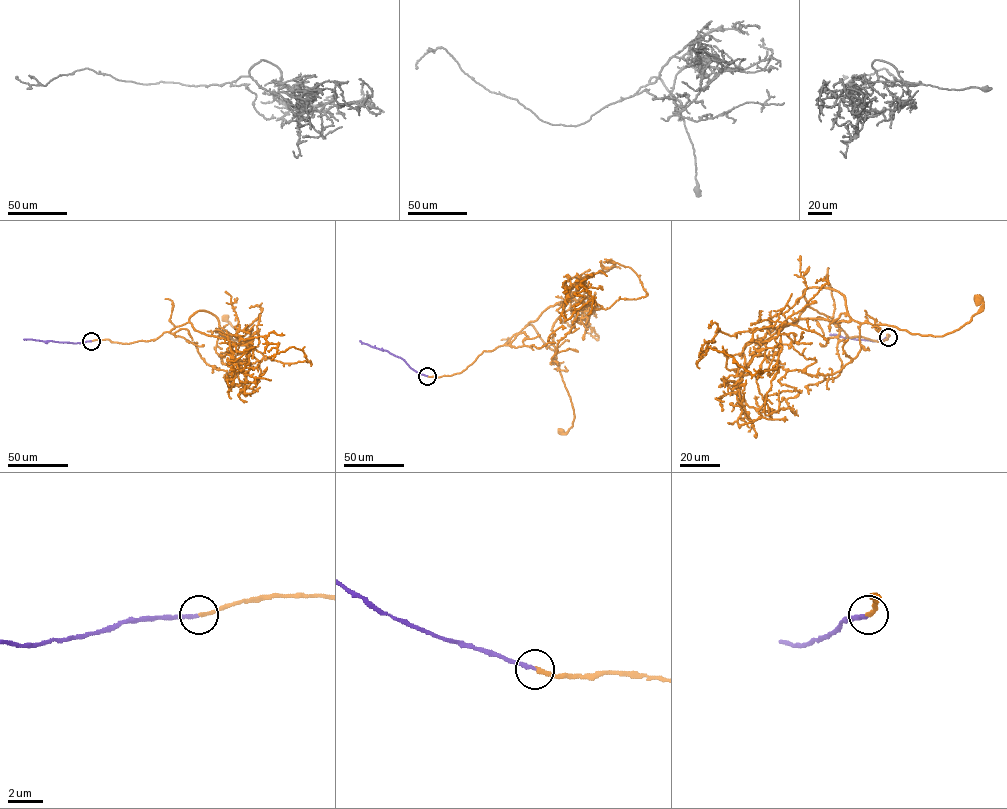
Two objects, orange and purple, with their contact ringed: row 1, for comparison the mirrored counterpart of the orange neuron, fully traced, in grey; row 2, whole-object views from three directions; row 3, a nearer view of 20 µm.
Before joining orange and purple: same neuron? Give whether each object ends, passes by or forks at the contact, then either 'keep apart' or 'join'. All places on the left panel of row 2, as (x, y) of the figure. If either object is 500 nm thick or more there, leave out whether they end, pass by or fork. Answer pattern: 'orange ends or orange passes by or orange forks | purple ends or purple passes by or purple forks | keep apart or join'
orange ends | purple ends | join

